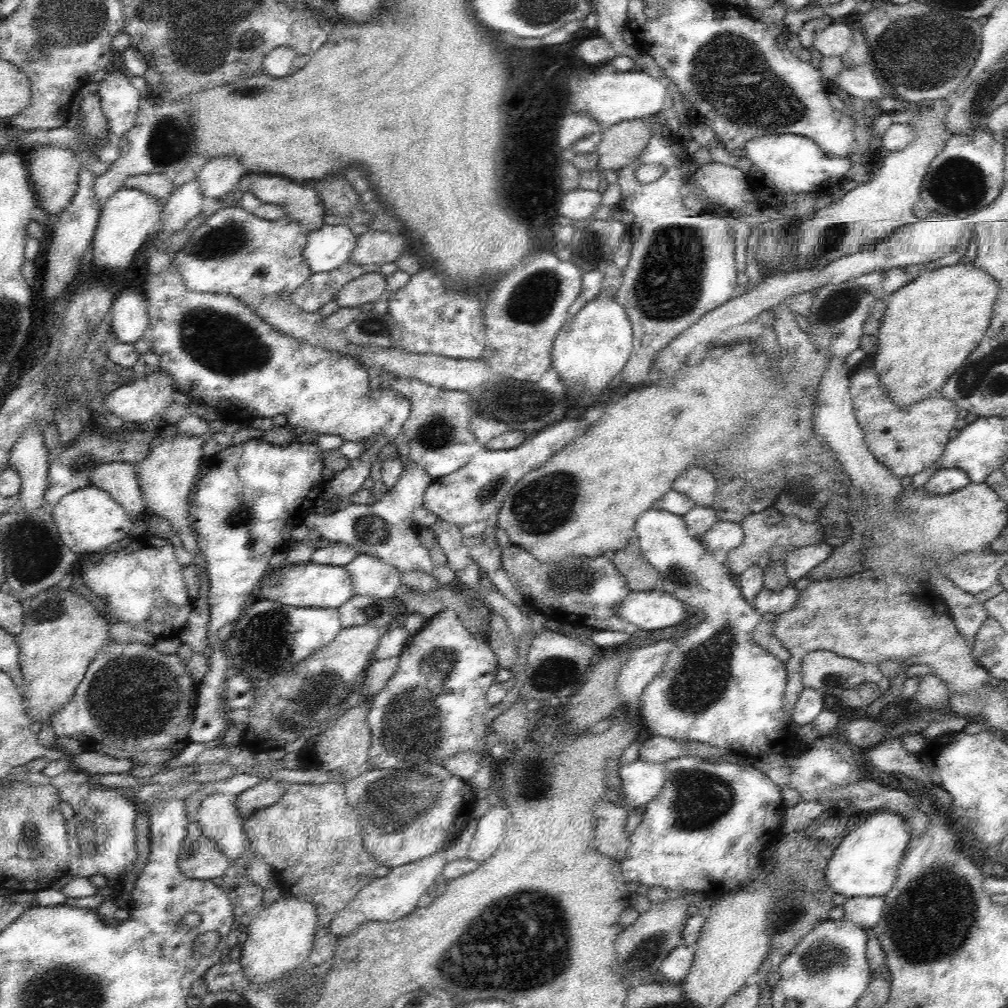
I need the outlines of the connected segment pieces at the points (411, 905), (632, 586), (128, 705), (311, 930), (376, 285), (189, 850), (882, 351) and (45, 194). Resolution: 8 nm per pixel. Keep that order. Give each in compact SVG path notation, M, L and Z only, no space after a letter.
M442 851L417 862L392 868L388 876L377 877L364 888L360 888L354 899L329 922L329 931L334 933L334 936L343 937L352 934L352 931L366 923L394 922L410 915L417 908L424 892L433 891L440 885L446 864L445 852Z
M632 534L626 546L615 551L611 559L627 578L627 585L632 592L659 588L659 572L644 558L636 534Z
M109 642L90 663L75 695L51 718L55 735L74 738L83 750L128 758L136 764L154 764L175 759L191 741L188 737L197 707L199 685L188 675L187 663L176 654L162 655L155 645Z
M285 893L274 904L264 906L250 924L247 924L247 939L236 951L246 977L256 985L264 985L306 964L317 927L316 905L302 897Z
M367 272L345 284L335 296L340 307L369 307L386 297L387 277L379 272Z
M197 822L188 823L187 836L184 837L179 854L178 867L184 877L190 877L197 882L212 882L212 879L223 877L226 870L231 866L228 856L224 855L219 847L206 836Z
M973 262L930 268L888 296L888 304L877 334L878 351L874 355L874 369L887 396L898 407L909 407L941 392L942 386L954 375L966 356L980 344L989 331L992 308L998 294L998 283Z
M47 146L34 150L34 156L26 158L29 179L37 194L37 205L47 214L60 216L61 212L73 201L78 188L82 160L74 149Z

